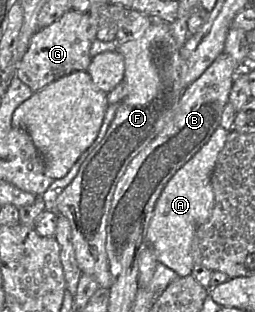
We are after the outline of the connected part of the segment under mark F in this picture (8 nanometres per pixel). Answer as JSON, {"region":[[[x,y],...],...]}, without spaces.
{"region":[[[152,19],[153,23],[139,38],[119,44],[117,51],[125,63],[124,97],[118,103],[115,116],[103,139],[91,150],[73,181],[60,191],[54,199],[54,211],[63,215],[70,224],[71,240],[75,258],[82,274],[96,278],[99,288],[110,288],[114,283],[106,250],[106,218],[111,206],[116,186],[130,162],[143,151],[162,131],[176,109],[185,86],[181,80],[180,48],[172,36],[168,23]]]}

